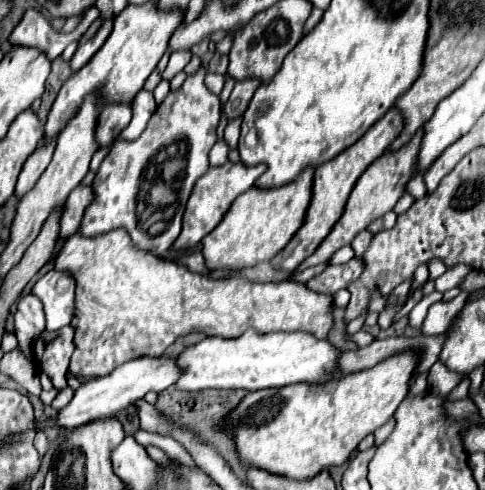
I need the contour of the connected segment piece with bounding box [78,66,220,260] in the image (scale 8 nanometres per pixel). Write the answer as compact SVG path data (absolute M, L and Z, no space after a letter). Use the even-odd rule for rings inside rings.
M200 66L198 72L190 74L178 90L170 90L164 102L156 106L154 116L148 120L148 126L144 128L142 136L138 136L138 140L116 140L110 146L110 152L102 160L102 166L92 182L94 200L82 216L78 230L82 236L100 236L114 228L124 228L136 248L146 250L158 258L174 258L170 246L180 234L186 200L190 198L196 180L210 168L208 154L216 142L216 128L220 122L220 98L204 84L206 72L206 66Z

